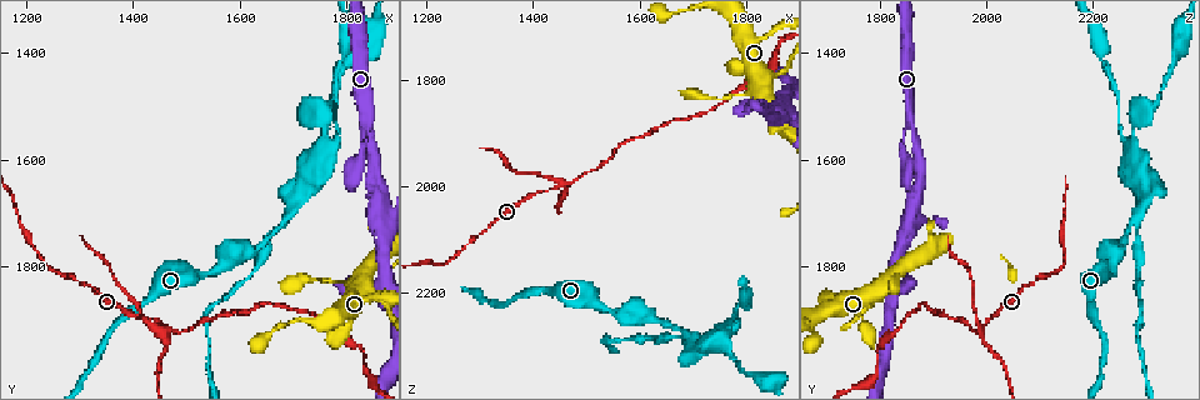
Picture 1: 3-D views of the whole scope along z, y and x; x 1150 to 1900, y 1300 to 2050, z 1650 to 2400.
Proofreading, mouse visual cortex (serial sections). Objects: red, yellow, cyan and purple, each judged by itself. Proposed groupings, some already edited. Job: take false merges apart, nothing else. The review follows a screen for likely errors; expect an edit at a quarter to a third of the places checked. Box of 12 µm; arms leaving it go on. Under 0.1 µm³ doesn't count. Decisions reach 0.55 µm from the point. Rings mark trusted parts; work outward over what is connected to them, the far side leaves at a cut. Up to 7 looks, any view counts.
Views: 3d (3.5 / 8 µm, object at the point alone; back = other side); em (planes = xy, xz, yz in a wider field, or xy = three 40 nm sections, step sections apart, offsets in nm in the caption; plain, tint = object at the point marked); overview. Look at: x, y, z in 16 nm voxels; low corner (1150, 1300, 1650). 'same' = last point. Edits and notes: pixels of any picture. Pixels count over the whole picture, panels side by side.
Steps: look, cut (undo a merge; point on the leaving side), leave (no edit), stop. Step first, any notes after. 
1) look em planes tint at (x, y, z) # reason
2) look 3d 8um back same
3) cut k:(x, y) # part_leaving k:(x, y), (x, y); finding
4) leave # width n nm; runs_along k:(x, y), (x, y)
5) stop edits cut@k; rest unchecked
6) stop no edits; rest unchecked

look 3d 3.5um at (1685, 1715, 2275) # sharp bend

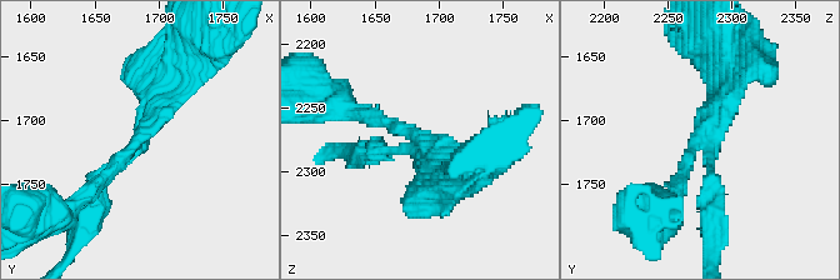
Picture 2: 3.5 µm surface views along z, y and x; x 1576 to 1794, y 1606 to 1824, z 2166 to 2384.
look em xy step 1 plain at (1684, 1716, 2274) # arms 3; arm_widths 200, 250, 250 nm

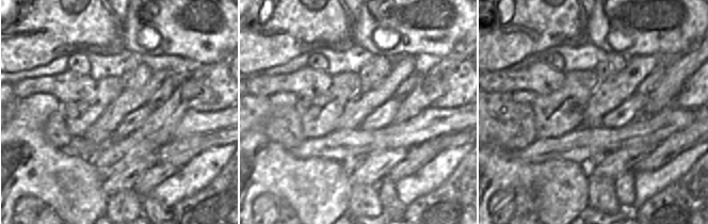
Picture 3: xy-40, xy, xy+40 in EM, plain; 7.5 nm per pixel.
look em xy step 1 tint same # with the object marked

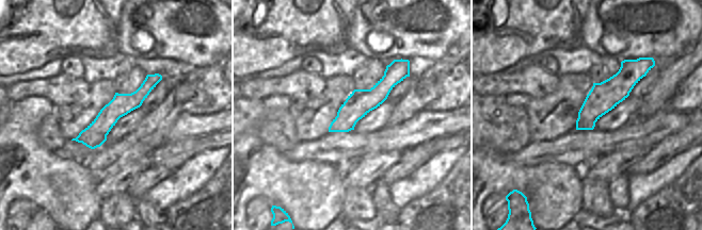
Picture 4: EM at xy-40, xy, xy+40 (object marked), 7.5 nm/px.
leave # runs_along 4:(158, 77), (90, 136), (79, 138); one cell here

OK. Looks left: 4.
look 3d 3.5um at (1455, 1925, 1995) # thin neck

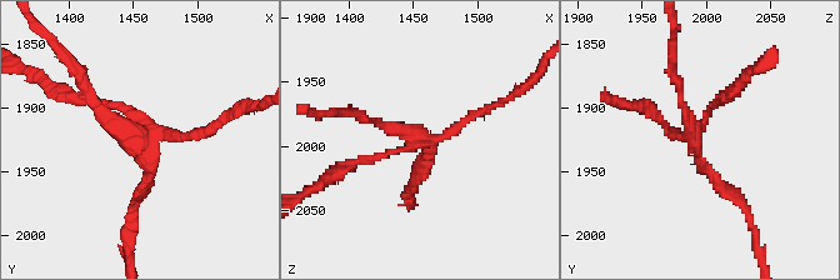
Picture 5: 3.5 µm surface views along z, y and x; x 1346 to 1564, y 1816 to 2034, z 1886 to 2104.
look em planes tint at (1458, 1918, 1994) # need the tissue

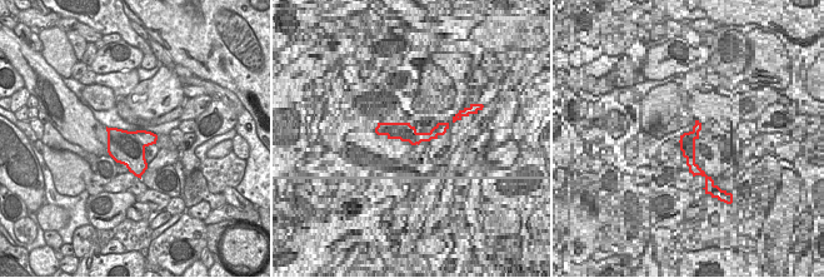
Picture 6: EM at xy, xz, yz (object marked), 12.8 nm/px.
cut 5:(146, 181) # two cells meet here

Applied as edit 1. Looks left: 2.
look 3d 3.5um at (1845, 1540, 1855) # two arms at a narrow angle

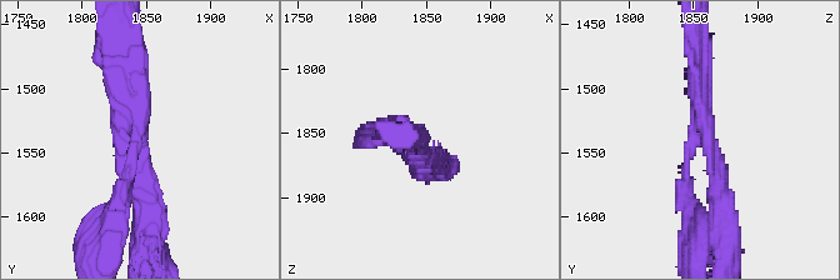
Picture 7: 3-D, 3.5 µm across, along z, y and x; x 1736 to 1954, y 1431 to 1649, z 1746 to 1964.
look em xy step 3 tint at (1842, 1540, 1860) # arms 3; arm_widths 200, 300, 300 nm

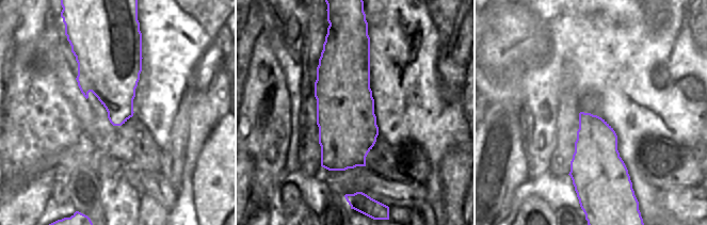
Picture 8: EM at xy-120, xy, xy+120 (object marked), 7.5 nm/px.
leave # runs_along 7:(698, 53), (701, 123), (724, 214); all the same cell

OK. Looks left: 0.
stop edits cut@5; rest unchecked

